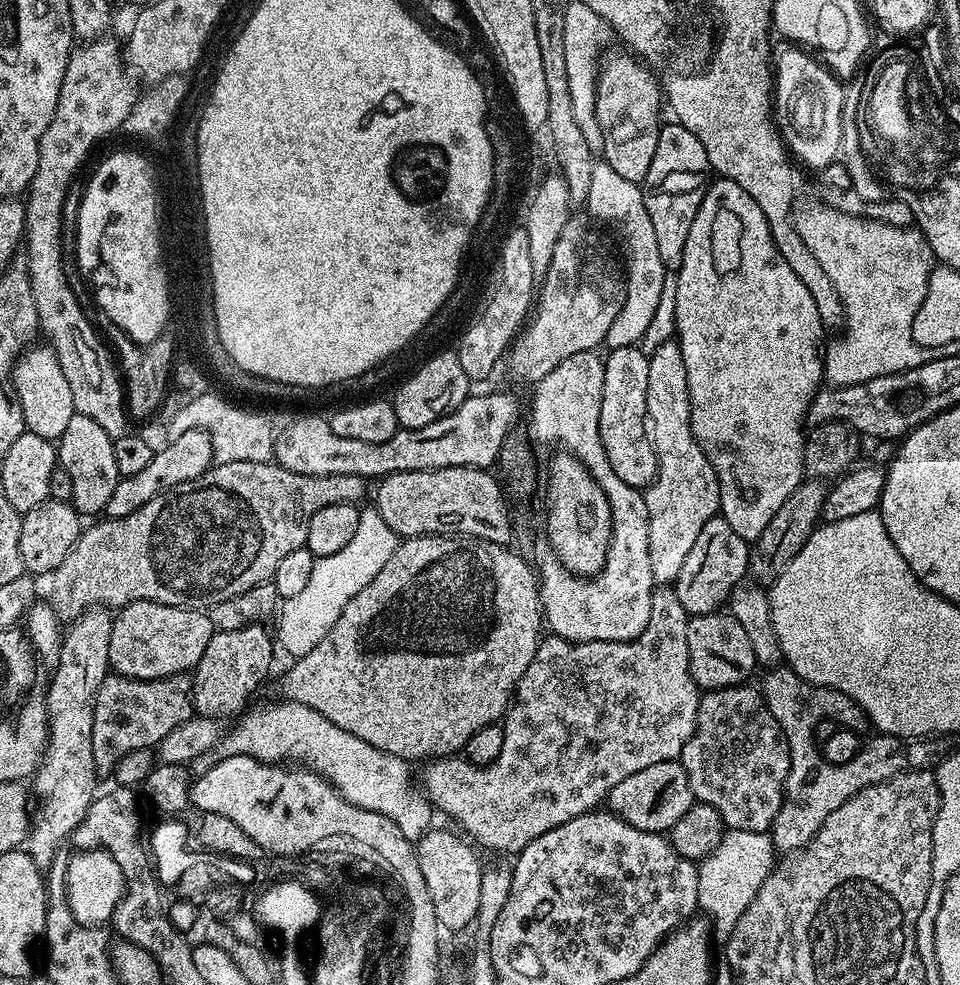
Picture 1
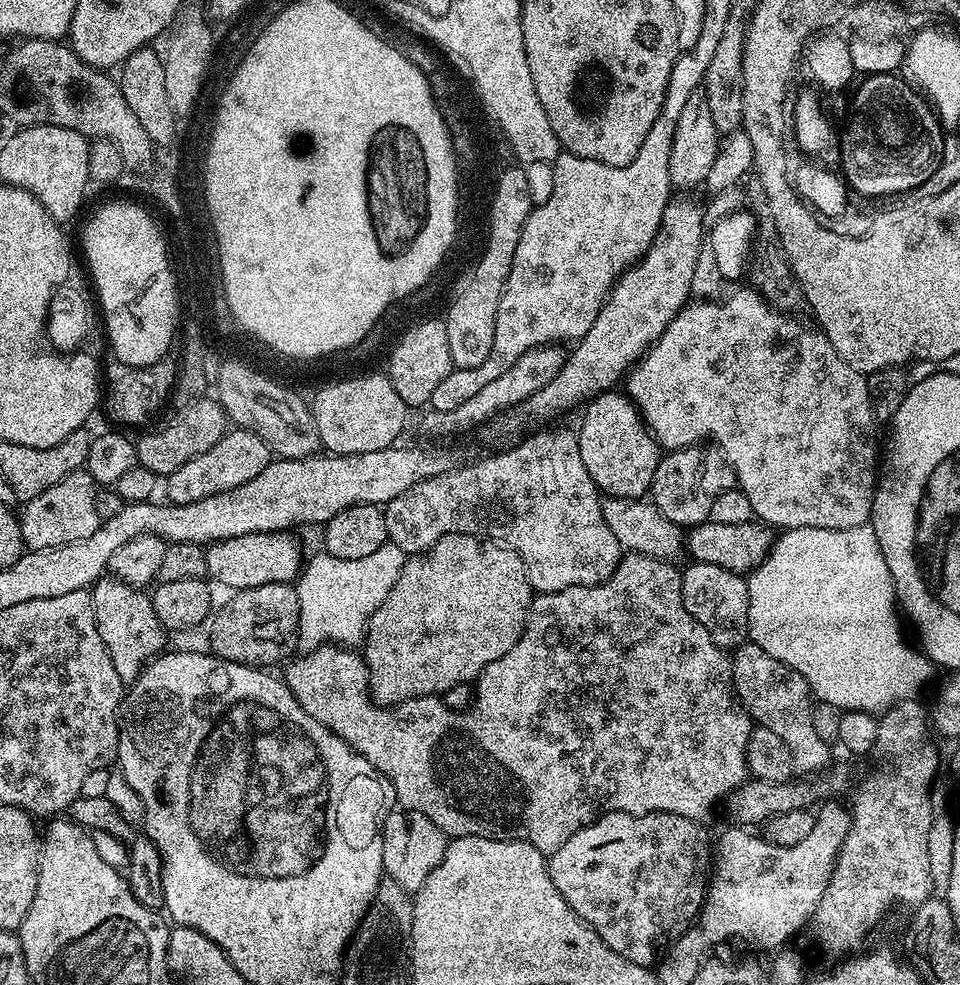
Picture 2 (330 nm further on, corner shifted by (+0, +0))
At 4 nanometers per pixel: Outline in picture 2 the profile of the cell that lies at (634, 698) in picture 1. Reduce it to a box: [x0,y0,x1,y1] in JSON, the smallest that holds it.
[282,552,754,854]

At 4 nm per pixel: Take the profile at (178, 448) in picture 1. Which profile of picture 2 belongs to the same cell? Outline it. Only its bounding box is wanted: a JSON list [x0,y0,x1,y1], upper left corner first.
[166,426,274,504]

